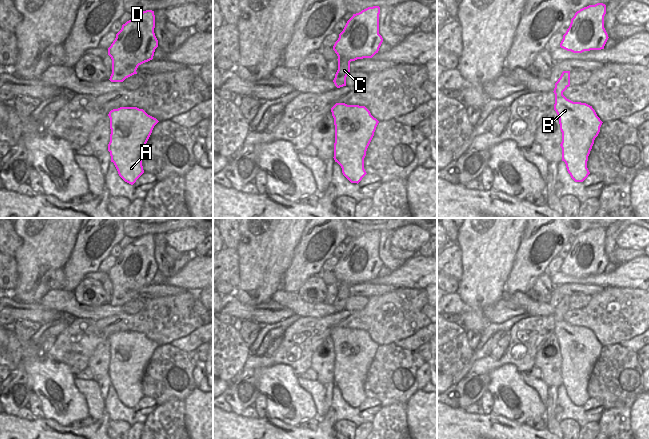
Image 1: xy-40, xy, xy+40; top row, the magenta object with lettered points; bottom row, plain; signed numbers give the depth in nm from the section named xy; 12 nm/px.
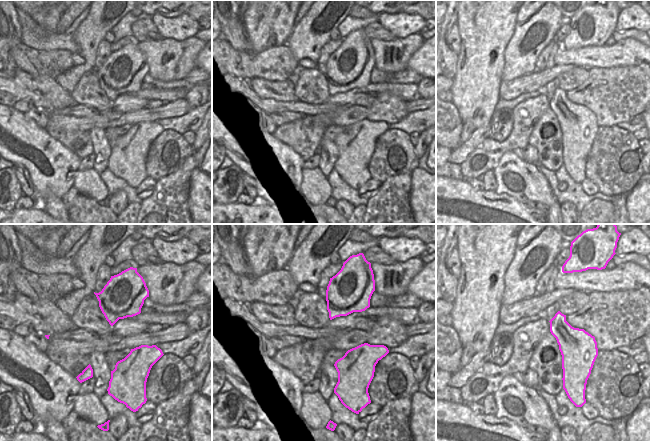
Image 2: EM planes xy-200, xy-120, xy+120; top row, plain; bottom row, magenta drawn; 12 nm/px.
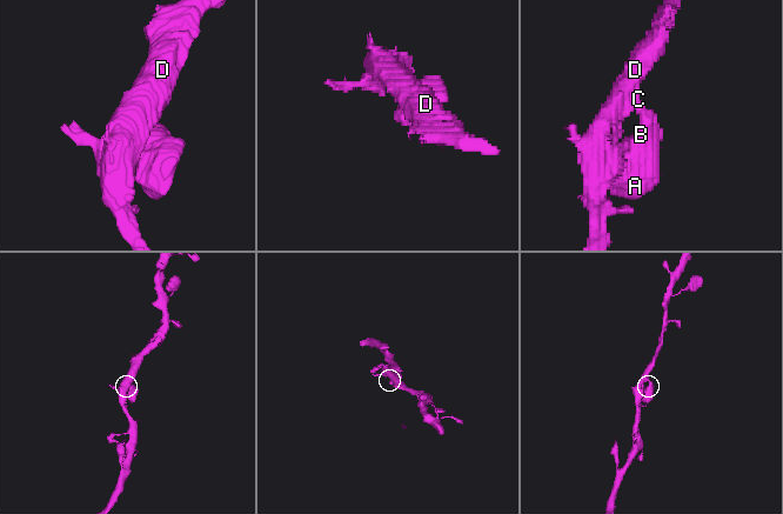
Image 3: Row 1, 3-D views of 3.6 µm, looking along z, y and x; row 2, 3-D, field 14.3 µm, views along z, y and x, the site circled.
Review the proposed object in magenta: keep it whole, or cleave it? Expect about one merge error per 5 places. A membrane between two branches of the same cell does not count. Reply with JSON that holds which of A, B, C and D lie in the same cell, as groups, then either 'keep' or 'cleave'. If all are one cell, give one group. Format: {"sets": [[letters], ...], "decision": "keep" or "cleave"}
{"sets": [["A", "B", "C", "D"]], "decision": "keep"}

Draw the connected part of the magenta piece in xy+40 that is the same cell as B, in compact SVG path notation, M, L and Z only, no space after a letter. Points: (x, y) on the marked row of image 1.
M563 71L555 83L554 94L560 130L562 132L562 161L575 182L583 182L590 174L587 161L602 121L592 106L573 102L563 92L570 86L570 71Z

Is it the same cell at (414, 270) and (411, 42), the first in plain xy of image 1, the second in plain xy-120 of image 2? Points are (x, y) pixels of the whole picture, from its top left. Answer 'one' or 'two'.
two

